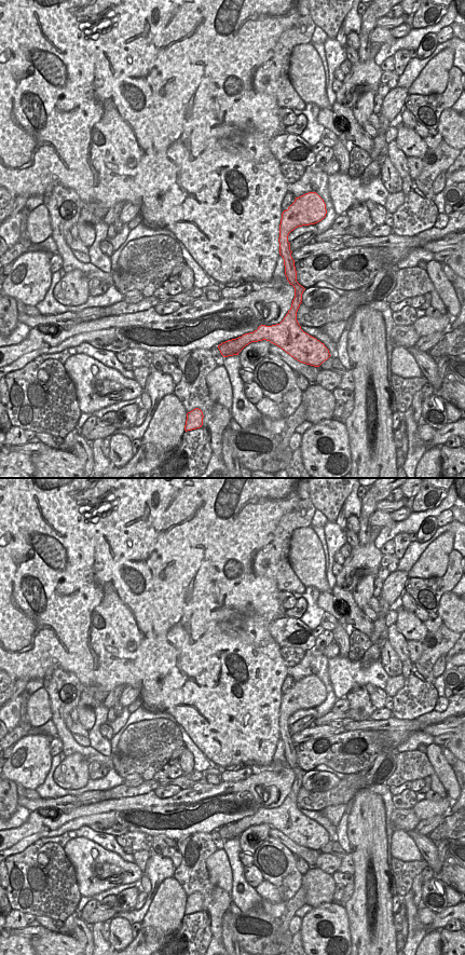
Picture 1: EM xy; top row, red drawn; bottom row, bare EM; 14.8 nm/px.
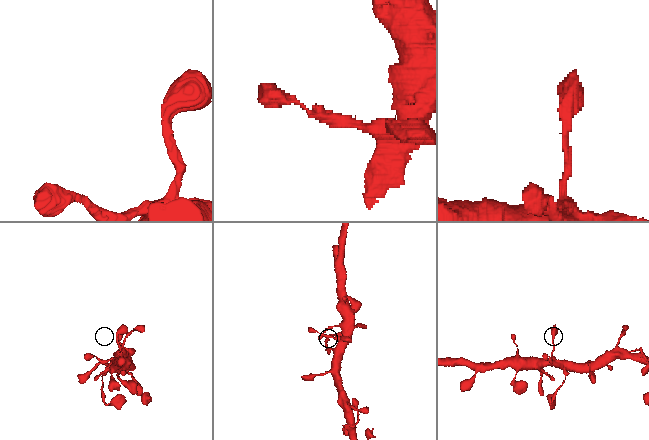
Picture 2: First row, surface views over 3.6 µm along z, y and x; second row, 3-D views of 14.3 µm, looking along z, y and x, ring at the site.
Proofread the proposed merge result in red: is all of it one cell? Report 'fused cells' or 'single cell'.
single cell

